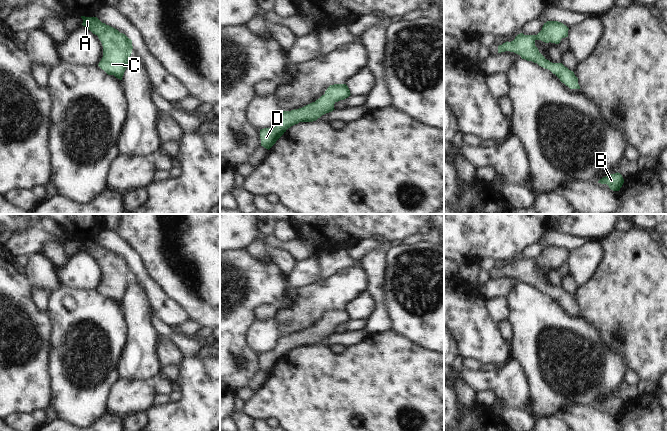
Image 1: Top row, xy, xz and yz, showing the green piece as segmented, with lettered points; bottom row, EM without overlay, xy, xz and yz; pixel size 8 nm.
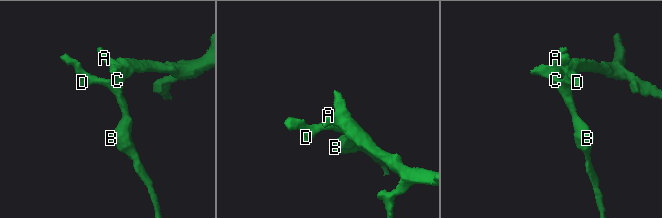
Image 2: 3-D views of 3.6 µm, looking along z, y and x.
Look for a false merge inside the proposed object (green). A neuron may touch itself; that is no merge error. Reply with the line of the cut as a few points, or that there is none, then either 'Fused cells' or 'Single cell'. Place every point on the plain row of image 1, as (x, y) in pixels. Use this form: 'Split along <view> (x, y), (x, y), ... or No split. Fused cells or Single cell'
No split. Single cell

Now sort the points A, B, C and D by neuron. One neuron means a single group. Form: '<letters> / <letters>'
A B C D

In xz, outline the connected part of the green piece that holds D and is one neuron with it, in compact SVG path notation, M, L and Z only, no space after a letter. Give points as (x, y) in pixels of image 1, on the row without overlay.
M334 308L330 309L325 318L315 326L297 334L283 335L274 350L260 354L261 370L269 374L288 352L299 346L316 345L322 339L335 334L336 326L344 324L350 319L346 308Z

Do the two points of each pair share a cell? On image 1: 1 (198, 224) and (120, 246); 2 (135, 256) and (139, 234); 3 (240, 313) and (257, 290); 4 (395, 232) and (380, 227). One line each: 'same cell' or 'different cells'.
1: different cells
2: different cells
3: same cell
4: same cell

